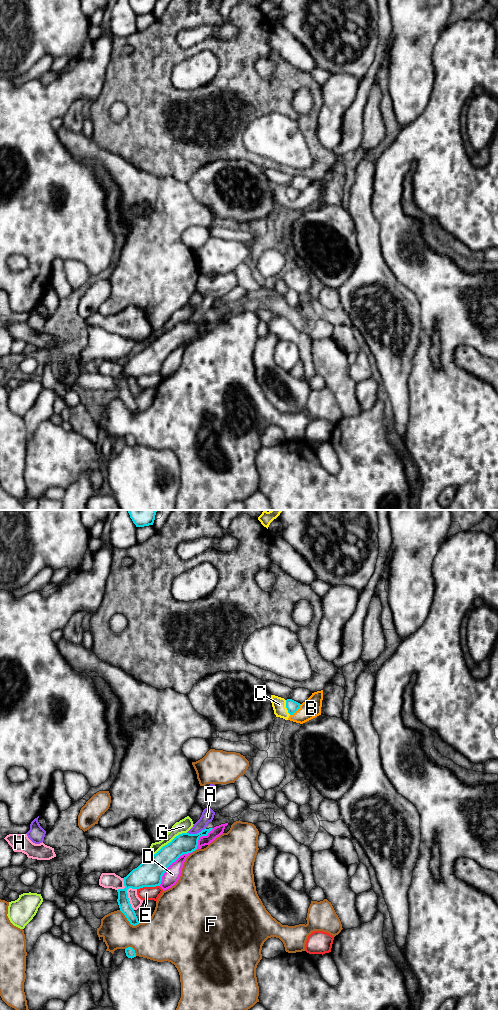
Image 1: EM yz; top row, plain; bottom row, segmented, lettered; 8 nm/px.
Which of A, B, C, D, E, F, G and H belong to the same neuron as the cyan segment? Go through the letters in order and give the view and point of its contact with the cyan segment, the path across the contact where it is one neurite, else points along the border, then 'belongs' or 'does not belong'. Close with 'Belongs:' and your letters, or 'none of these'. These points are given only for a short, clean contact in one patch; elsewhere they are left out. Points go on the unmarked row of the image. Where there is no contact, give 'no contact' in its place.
A: yz (197, 321) | does not belong
B: yz (296, 198) | does not belong
C: yz (286, 195) | along yz (285, 188), (285, 194), (290, 202) | does not belong
D: yz (185, 341) | does not belong
E: yz (148, 374) | along yz (159, 373), (143, 374), (137, 377) | does not belong
F: yz (128, 408) | does not belong
G: yz (168, 331) | does not belong
H: yz (128, 386) | does not belong
Belongs: none of these

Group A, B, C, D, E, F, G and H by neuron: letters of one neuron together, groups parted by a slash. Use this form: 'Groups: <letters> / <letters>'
Groups: A / B C / D / E / F / G / H

